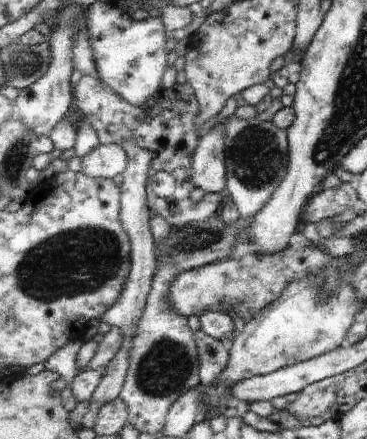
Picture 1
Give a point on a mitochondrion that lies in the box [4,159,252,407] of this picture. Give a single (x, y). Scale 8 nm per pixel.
(79, 261)

